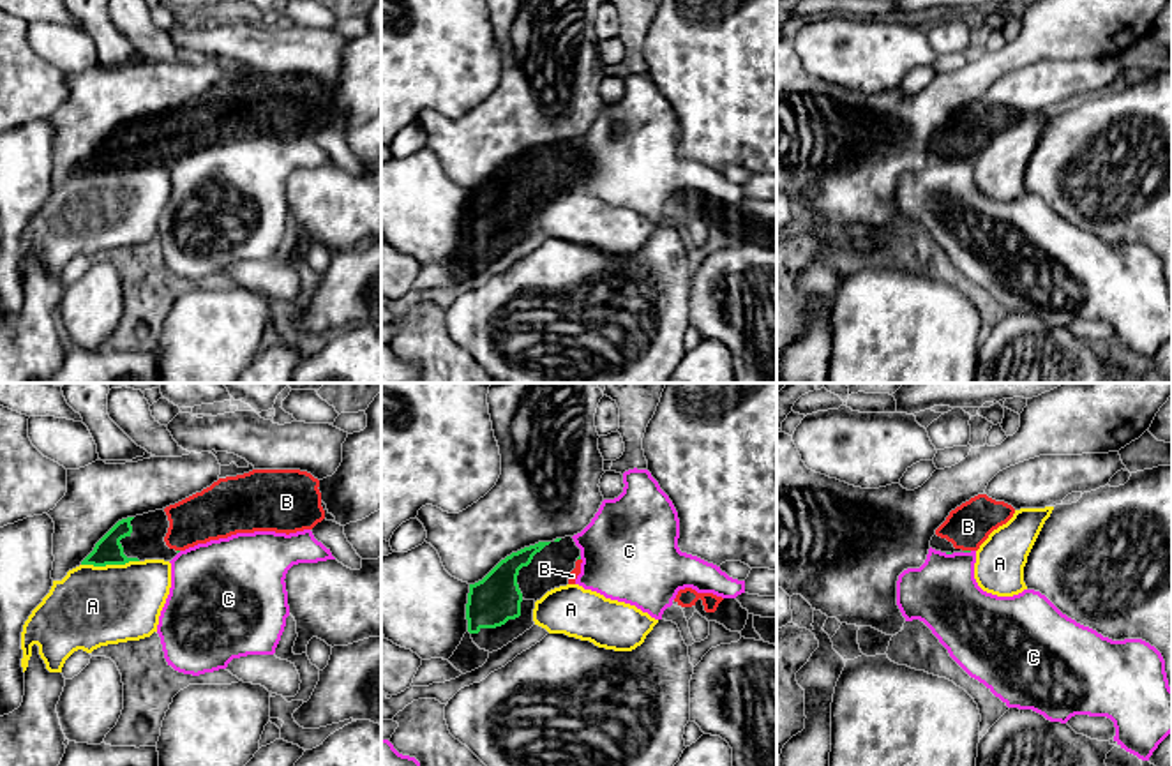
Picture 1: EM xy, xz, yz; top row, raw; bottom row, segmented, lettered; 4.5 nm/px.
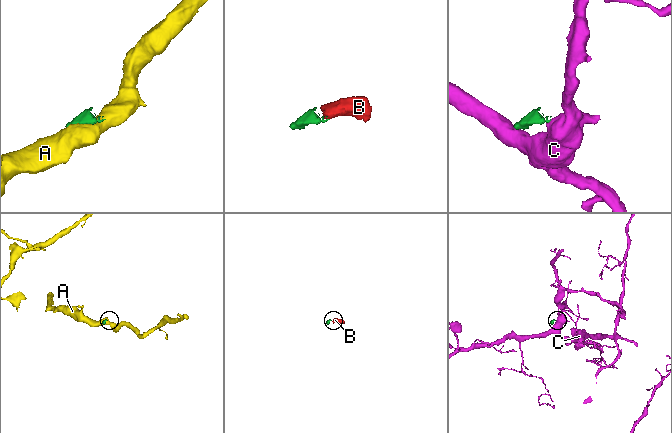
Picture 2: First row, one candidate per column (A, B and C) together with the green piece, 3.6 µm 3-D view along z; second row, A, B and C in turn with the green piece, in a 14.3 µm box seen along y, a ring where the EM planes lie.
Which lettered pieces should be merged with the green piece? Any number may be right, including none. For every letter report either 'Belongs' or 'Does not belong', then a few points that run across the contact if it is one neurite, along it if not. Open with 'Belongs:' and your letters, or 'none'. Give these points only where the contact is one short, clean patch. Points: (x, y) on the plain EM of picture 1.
Belongs: B
A: Does not belong
B: Belongs. Line: yz (964, 156), (968, 156), (968, 131)
C: Does not belong. Line: yz (971, 156), (964, 157)

